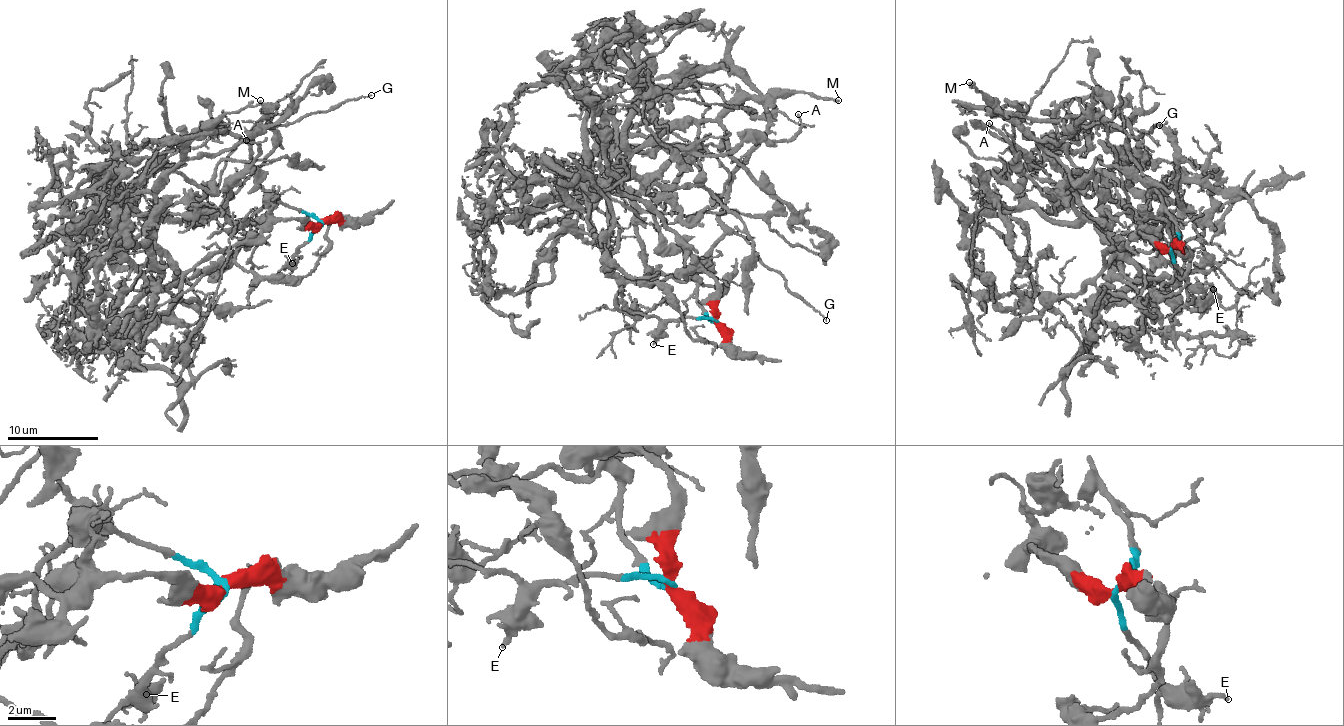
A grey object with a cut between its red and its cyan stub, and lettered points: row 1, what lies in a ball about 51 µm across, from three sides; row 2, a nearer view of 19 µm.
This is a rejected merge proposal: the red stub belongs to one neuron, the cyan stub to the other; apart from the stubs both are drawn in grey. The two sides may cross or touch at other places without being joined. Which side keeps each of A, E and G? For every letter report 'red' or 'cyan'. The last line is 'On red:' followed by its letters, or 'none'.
A: red
E: cyan
G: cyan
On red: A

